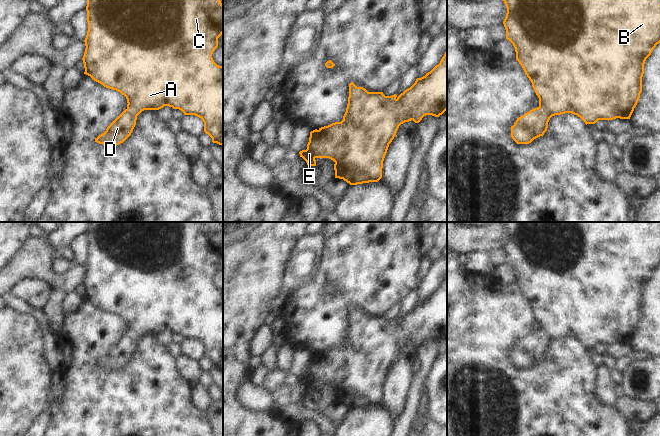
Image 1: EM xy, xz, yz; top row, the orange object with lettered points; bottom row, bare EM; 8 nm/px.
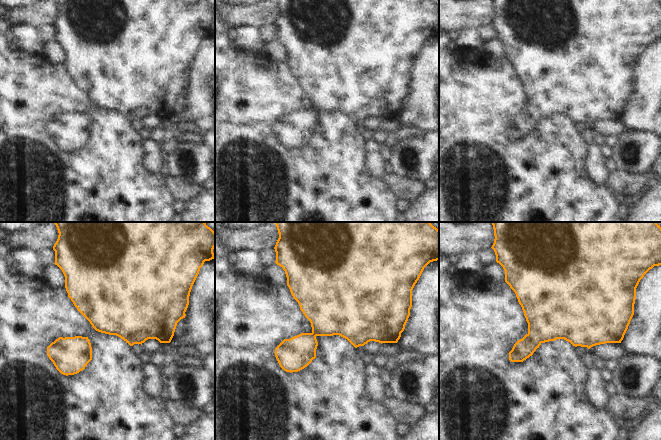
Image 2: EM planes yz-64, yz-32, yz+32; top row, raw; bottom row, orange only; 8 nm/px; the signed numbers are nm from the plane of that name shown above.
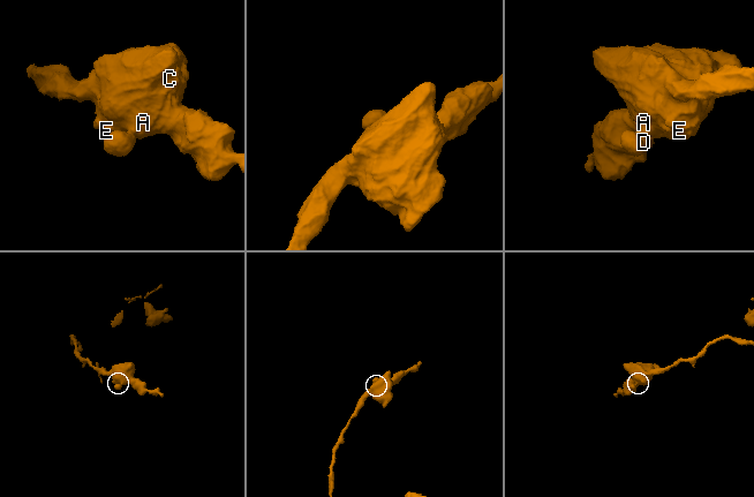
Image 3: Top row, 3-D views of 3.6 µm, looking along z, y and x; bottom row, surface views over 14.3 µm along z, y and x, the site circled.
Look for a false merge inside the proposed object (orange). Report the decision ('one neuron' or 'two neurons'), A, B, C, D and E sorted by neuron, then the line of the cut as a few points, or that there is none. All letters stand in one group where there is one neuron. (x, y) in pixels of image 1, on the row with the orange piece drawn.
one neuron; groups A B C D E; cut none

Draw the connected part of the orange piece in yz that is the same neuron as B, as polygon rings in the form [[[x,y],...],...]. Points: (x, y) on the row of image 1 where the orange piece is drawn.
[[[503,0],[506,8],[507,13],[506,17],[503,21],[504,27],[506,29],[506,39],[509,40],[516,52],[516,60],[522,66],[525,74],[529,78],[532,83],[532,87],[539,98],[539,106],[530,110],[529,112],[525,113],[523,116],[517,118],[516,122],[513,126],[511,126],[511,137],[517,144],[529,144],[534,139],[543,136],[544,133],[547,131],[548,122],[552,116],[561,115],[565,113],[572,113],[580,117],[585,124],[595,124],[598,120],[613,120],[616,118],[620,119],[630,119],[634,108],[636,107],[638,100],[640,98],[640,94],[642,92],[642,77],[644,74],[644,64],[646,59],[651,55],[652,50],[656,47],[657,44],[660,43],[660,0]]]

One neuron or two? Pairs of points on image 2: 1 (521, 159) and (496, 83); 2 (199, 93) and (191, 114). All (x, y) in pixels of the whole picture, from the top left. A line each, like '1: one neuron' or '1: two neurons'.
1: one neuron
2: one neuron

